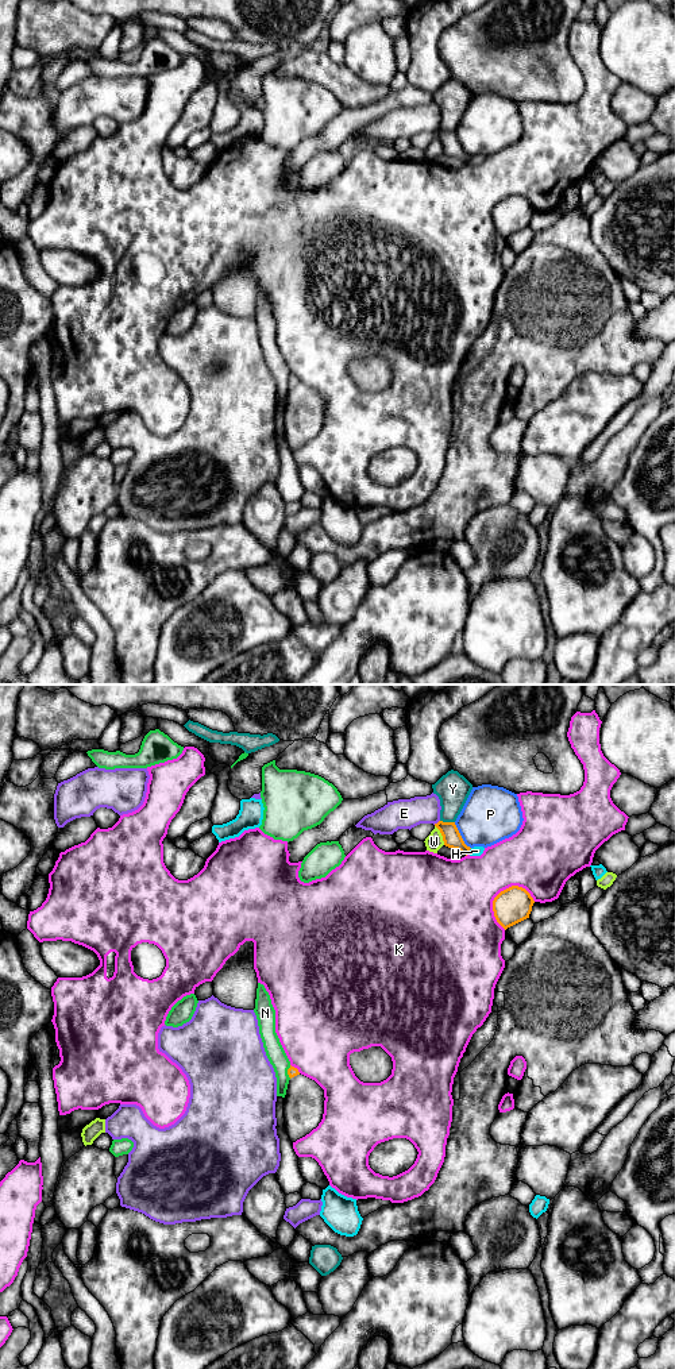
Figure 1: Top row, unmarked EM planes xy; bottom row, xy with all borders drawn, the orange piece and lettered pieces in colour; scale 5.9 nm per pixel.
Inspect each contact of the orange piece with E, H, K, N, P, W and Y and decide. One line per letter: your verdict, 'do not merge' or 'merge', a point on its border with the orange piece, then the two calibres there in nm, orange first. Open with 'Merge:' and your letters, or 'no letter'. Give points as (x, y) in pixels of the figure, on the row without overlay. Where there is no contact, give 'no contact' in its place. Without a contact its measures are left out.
Merge: no letter
E: do not merge; meets orange in xy at (438, 131); 110 nm thick on the orange side, 180 nm on the other
H: do not merge; meets orange in xy at (469, 159); 110 nm thick on the orange side, 60 nm on the other
K: do not merge; meets orange in xy at (493, 209); 220 nm thick on the orange side, 500 nm on the other
N: do not merge; meets orange in xy at (288, 381); 60 nm thick on the orange side, 110 nm on the other
P: do not merge; meets orange in xy at (461, 145); 110 nm thick on the orange side, 340 nm on the other
W: do not merge; meets orange in xy at (442, 143); 110 nm thick on the orange side, 100 nm on the other
Y: do not merge; meets orange in xy at (447, 131); 110 nm thick on the orange side, 200 nm on the other

